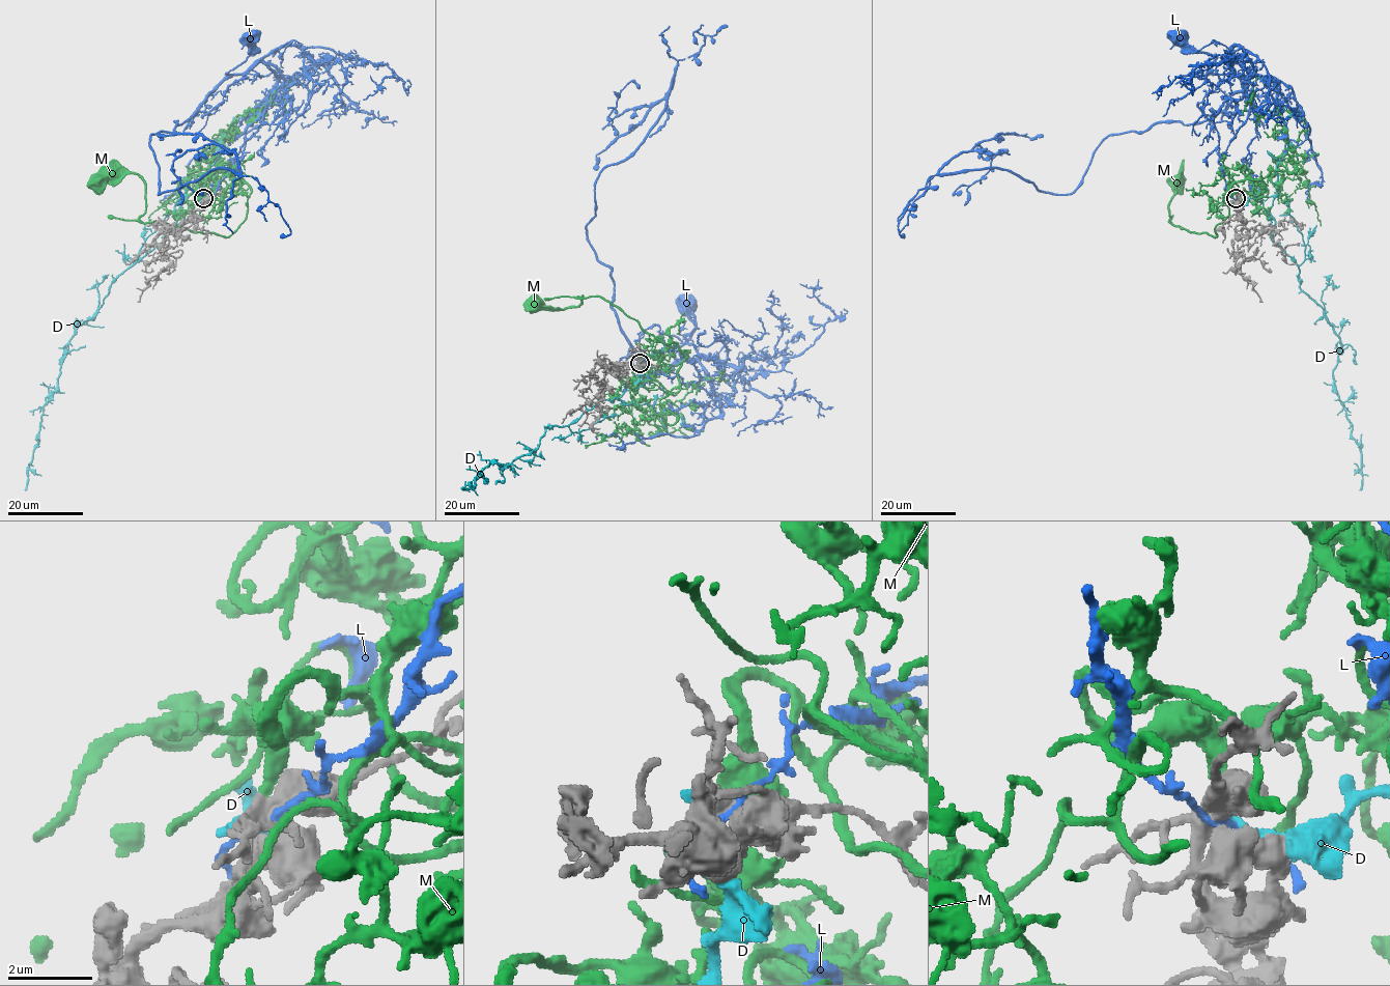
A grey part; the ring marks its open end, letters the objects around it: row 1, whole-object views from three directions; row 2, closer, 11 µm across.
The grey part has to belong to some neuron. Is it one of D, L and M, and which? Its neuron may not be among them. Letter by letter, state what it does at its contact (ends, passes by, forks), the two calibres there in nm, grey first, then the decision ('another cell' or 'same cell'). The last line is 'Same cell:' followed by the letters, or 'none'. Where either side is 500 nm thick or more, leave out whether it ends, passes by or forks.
D: it ends there; 340 nm thick on the grey side, 200 nm on the other; another cell
L: it passes by; 440 nm thick on the grey side, 140 nm on the other; another cell
M: 500 nm thick on the grey side, 360 nm on the other; same cell
Same cell: M

